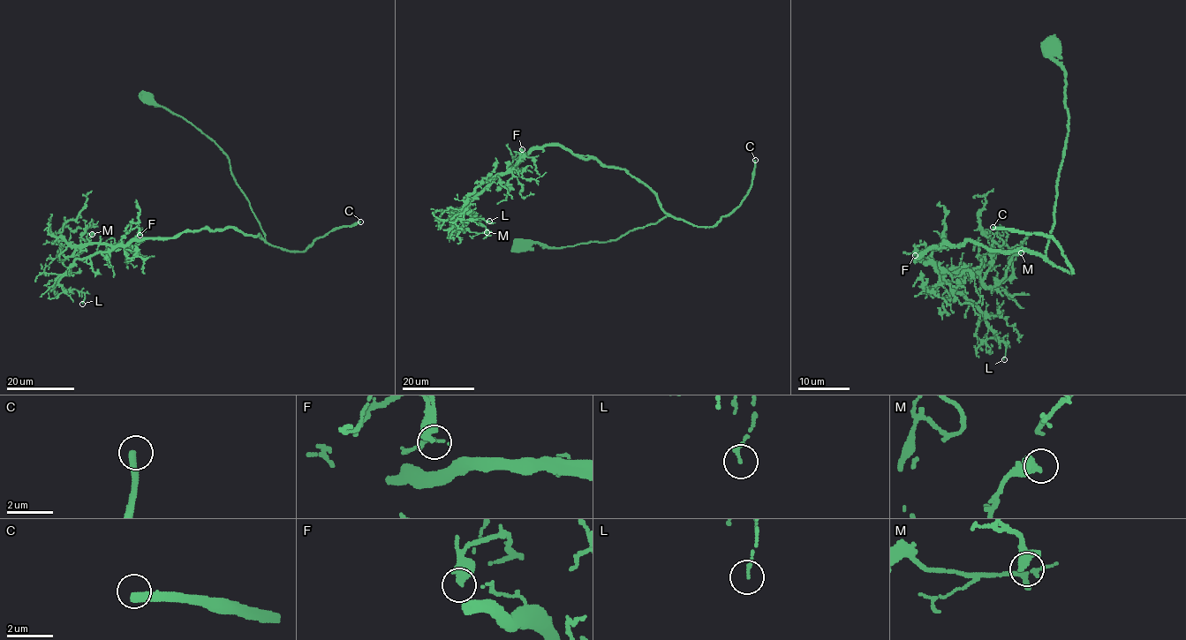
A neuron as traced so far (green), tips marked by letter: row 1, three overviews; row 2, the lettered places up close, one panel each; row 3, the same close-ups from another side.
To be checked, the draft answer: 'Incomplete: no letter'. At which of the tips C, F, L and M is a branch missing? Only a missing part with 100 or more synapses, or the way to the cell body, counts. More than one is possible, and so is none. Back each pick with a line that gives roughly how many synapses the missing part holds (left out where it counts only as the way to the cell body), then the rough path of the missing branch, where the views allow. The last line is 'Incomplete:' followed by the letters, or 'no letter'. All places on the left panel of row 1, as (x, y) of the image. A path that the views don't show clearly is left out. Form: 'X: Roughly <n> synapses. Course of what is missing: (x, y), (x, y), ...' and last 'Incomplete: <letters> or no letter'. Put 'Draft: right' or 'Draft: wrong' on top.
Draft: wrong
C: Roughly 250 synapses. Course of what is missing: (360, 222), (357, 230), (338, 236), (327, 247), (302, 260), (294, 259), (288, 252), (244, 247)
Incomplete: C

